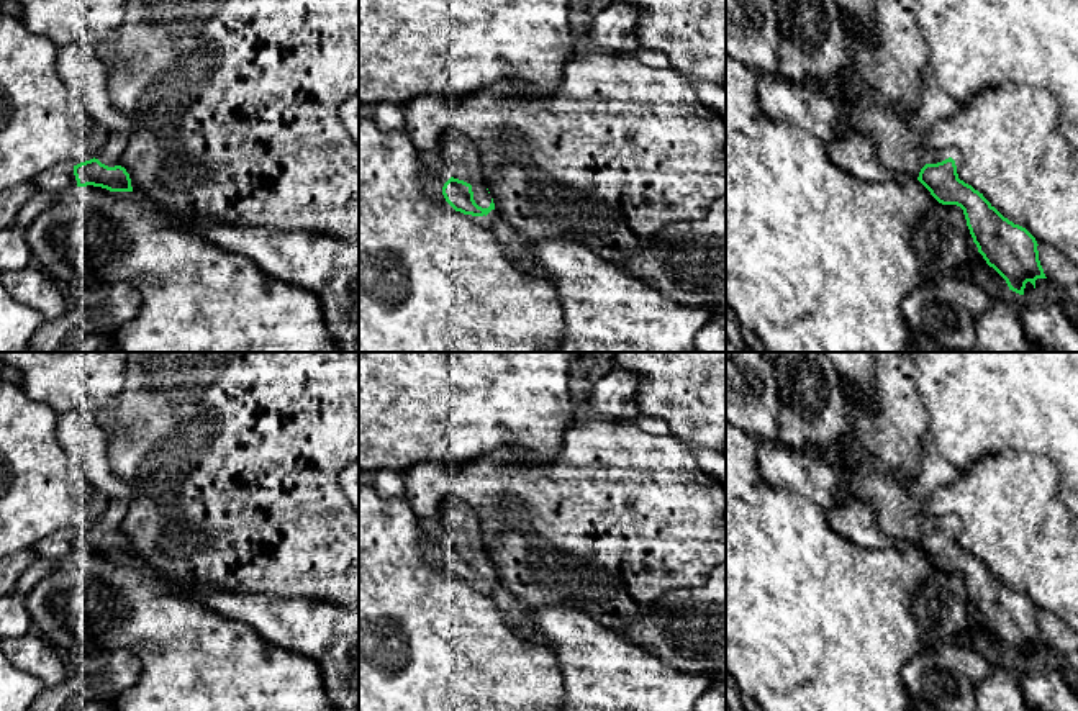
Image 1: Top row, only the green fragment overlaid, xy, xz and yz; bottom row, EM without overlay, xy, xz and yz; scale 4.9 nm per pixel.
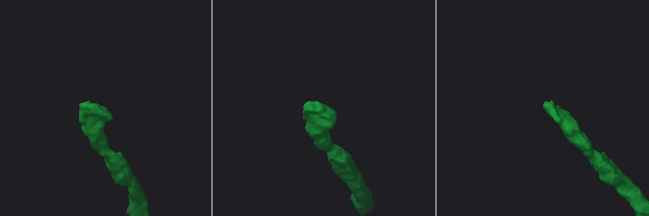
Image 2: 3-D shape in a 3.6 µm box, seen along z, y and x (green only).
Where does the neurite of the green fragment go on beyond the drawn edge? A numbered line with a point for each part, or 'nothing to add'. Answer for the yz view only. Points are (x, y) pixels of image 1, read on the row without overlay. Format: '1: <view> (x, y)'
1: yz (898, 513)

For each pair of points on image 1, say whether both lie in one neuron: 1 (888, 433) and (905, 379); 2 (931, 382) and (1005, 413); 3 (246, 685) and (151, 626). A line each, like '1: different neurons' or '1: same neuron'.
1: same neuron
2: same neuron
3: same neuron

